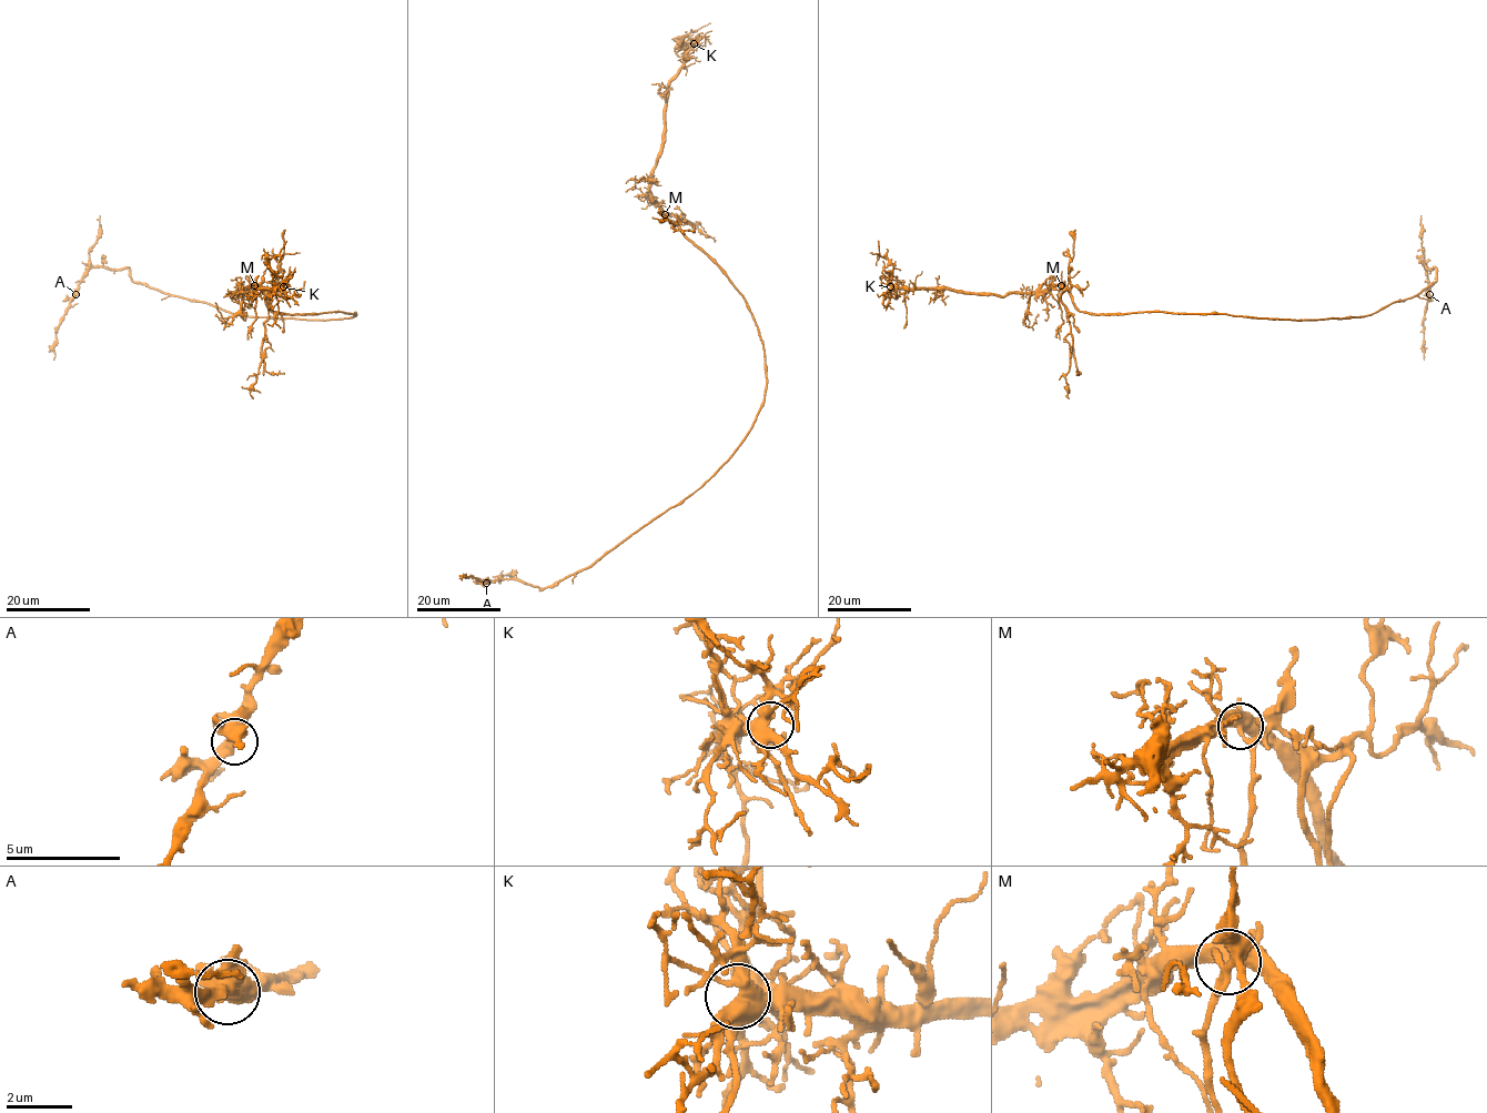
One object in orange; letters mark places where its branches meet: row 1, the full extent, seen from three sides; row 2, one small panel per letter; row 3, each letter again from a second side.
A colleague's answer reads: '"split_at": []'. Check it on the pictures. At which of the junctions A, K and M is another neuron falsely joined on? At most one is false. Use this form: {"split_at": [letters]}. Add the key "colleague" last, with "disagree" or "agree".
{"split_at": ["M"], "colleague": "disagree"}

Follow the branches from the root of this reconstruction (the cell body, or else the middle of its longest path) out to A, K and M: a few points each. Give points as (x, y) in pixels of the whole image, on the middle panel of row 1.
A: (765, 391), (764, 406), (734, 454), (694, 493), (590, 565), (544, 588), (513, 579), (486, 583)
K: (765, 391), (764, 341), (744, 295), (651, 196), (651, 169), (660, 148), (667, 83), (694, 43)
M: (765, 391), (764, 341), (747, 303), (730, 280), (665, 214)

